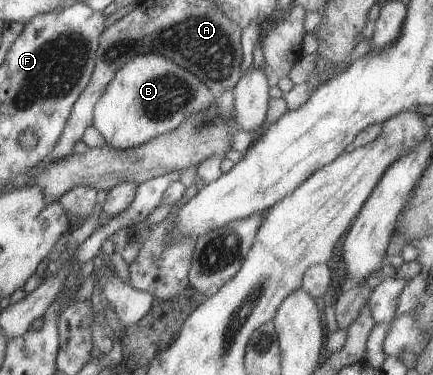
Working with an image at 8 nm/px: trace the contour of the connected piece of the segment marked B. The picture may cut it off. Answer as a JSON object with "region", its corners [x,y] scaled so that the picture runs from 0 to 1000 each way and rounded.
{"region":[[[333,139],[333,144],[319,144],[305,160],[286,165],[263,192],[259,213],[249,219],[236,256],[217,277],[212,341],[229,373],[254,395],[268,395],[268,400],[309,395],[342,379],[358,363],[411,341],[439,304],[476,293],[485,277],[497,272],[497,259],[462,219],[462,211],[453,208],[448,197],[439,197],[434,187],[406,176],[397,160],[388,160],[388,155],[370,149],[370,144]]]}

